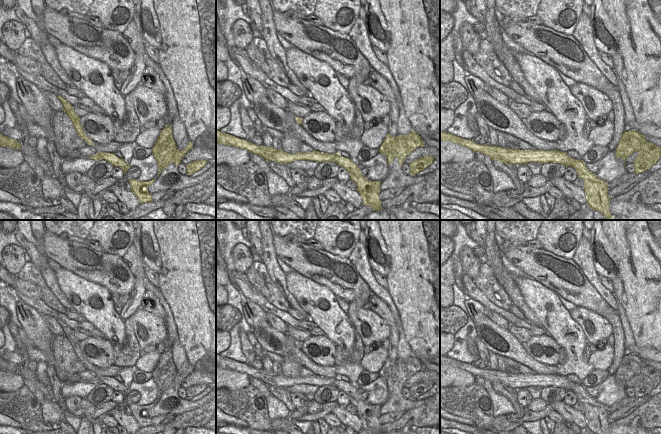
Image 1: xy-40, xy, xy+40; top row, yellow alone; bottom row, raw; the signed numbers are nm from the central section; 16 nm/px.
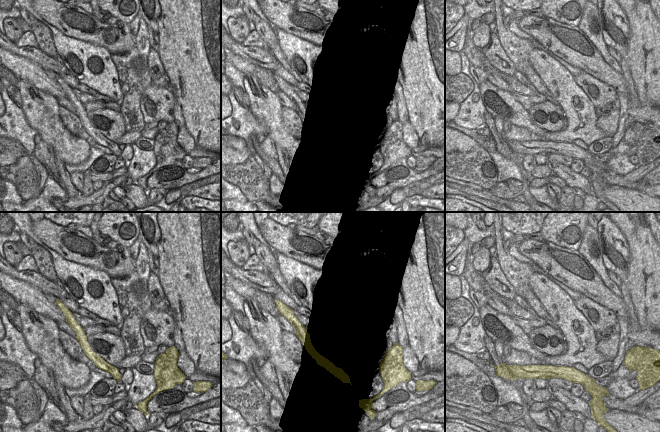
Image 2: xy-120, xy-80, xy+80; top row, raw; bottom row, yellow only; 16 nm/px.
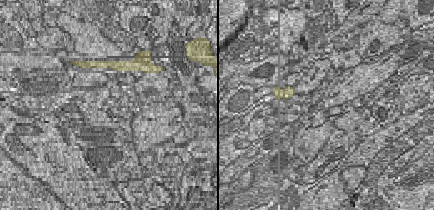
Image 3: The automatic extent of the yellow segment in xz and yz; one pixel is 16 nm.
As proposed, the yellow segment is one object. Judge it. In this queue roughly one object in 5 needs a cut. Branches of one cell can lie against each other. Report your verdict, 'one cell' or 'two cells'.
two cells

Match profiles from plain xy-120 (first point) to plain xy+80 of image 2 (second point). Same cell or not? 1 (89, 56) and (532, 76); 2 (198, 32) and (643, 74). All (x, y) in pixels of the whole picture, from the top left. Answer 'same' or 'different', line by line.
1: different
2: same

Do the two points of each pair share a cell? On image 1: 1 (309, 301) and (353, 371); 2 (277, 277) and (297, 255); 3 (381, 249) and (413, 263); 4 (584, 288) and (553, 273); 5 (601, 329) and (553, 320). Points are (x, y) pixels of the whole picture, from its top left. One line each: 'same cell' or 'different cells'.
1: same cell
2: different cells
3: different cells
4: same cell
5: different cells

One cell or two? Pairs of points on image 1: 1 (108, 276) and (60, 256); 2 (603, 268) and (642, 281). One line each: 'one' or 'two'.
1: one
2: two

